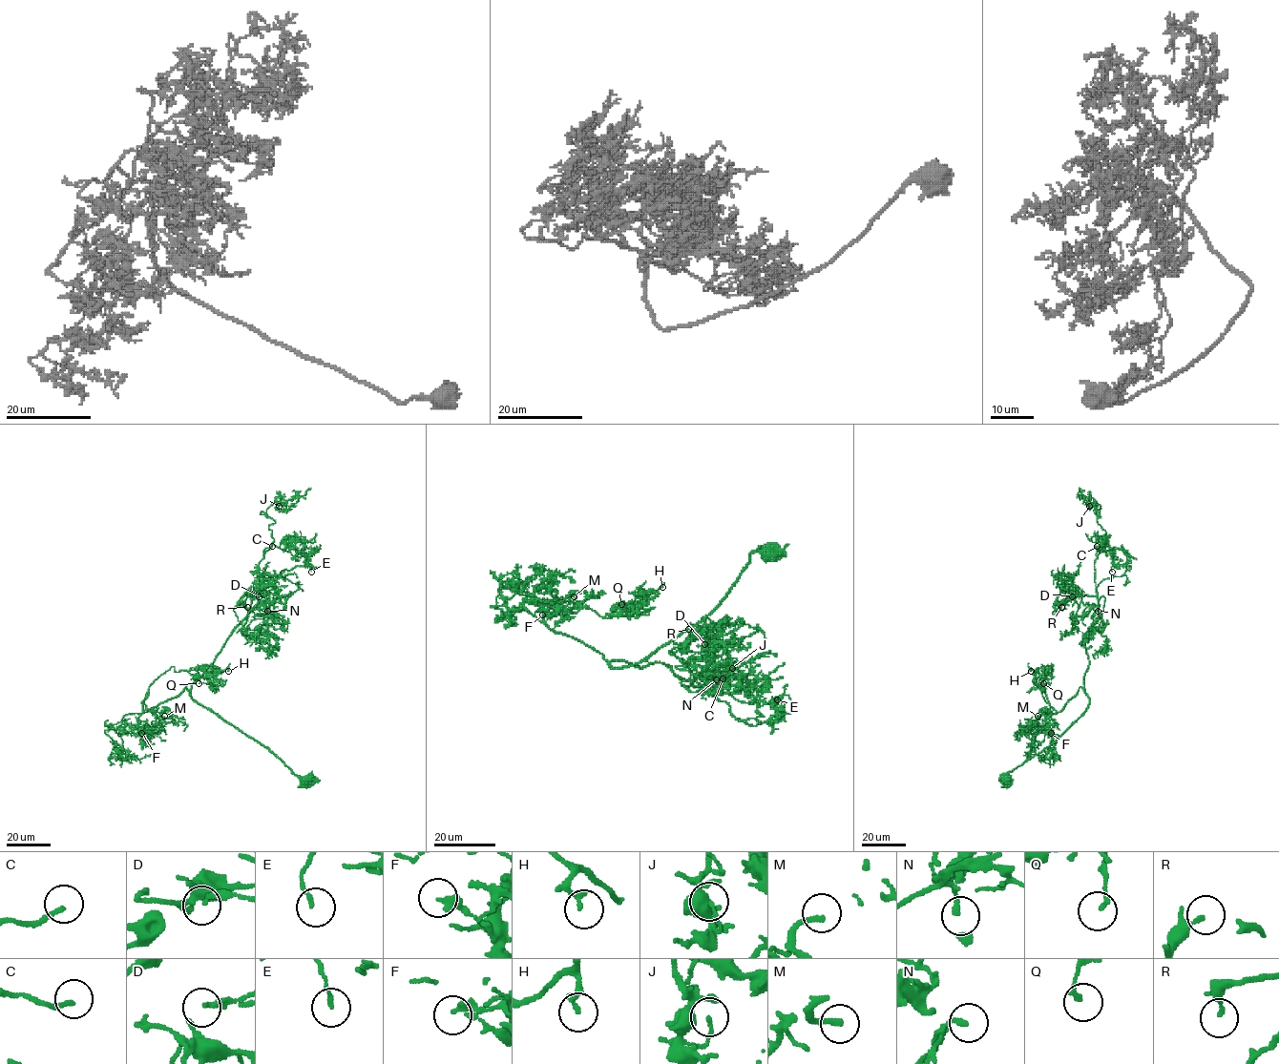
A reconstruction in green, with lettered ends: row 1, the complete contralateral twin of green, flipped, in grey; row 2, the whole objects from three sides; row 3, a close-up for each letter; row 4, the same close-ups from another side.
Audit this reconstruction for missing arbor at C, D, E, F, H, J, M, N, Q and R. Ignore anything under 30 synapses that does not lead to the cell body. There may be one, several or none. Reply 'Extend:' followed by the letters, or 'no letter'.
Extend: C, M

